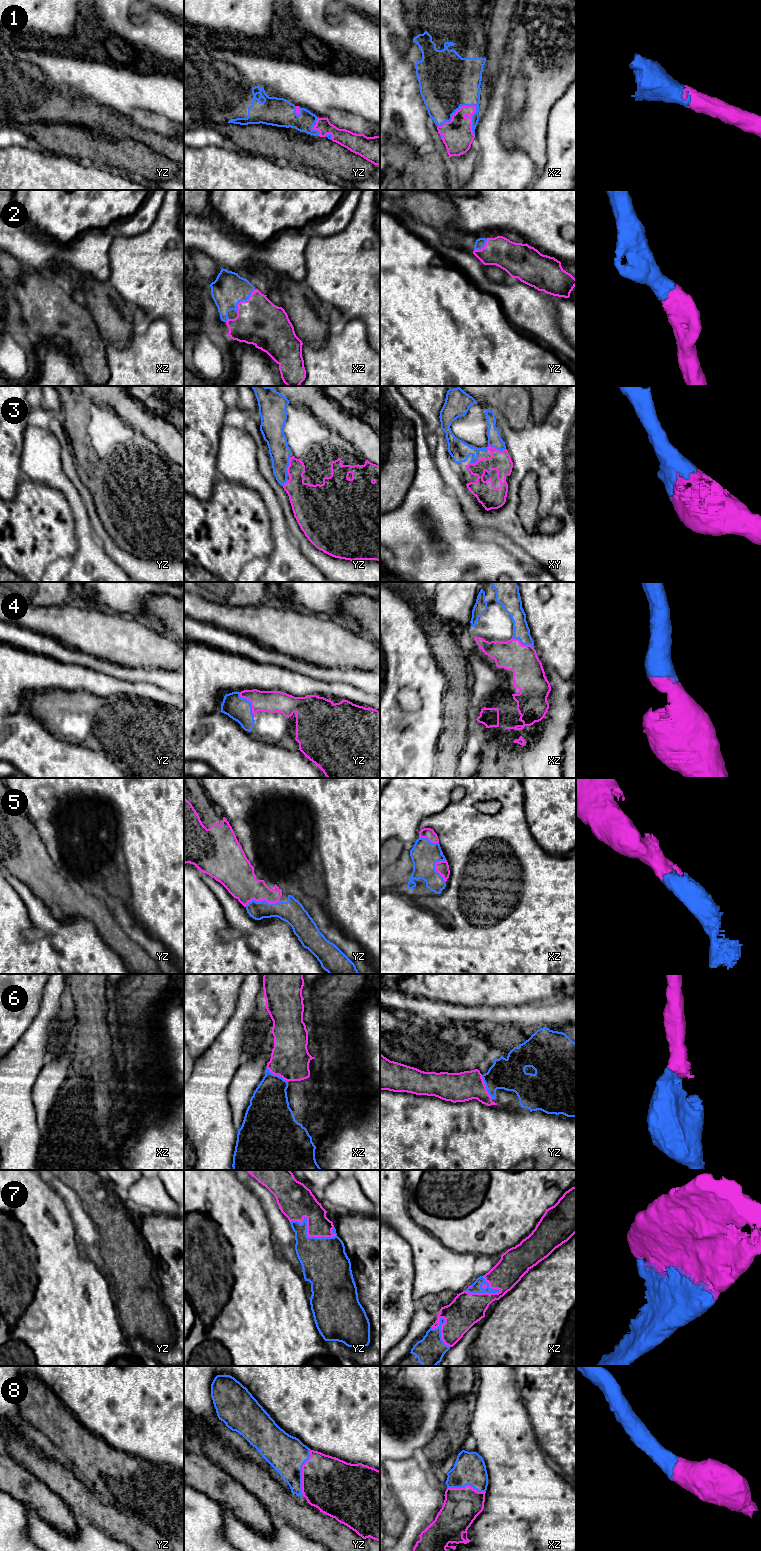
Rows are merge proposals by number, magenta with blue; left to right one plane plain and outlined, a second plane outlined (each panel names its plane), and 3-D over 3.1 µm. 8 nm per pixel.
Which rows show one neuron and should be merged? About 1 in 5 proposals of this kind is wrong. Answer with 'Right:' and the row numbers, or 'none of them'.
Right: 1, 2, 3, 4, 5, 6, 7, 8

